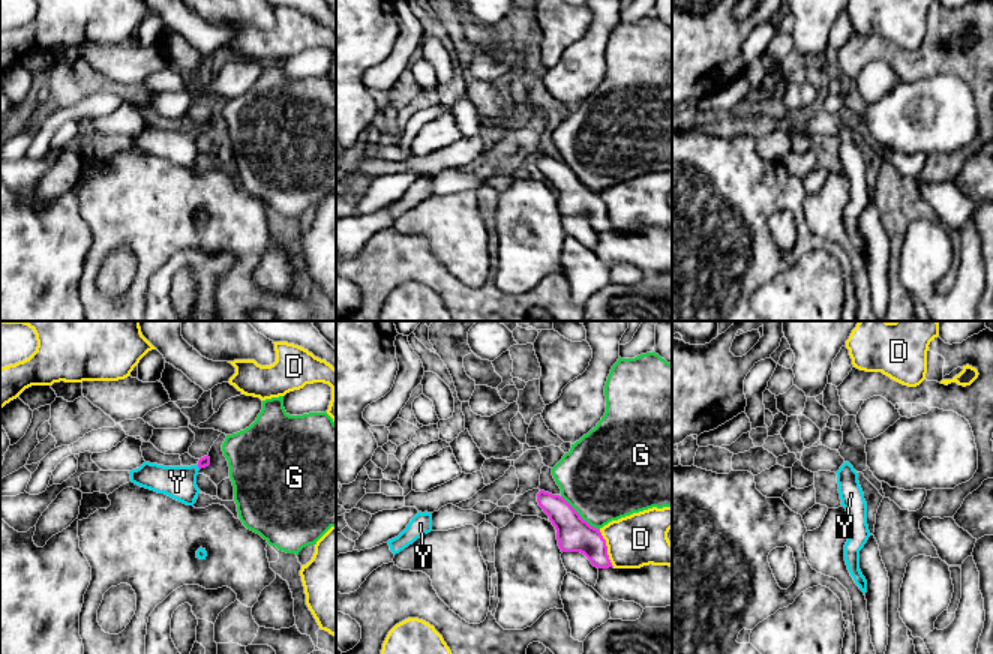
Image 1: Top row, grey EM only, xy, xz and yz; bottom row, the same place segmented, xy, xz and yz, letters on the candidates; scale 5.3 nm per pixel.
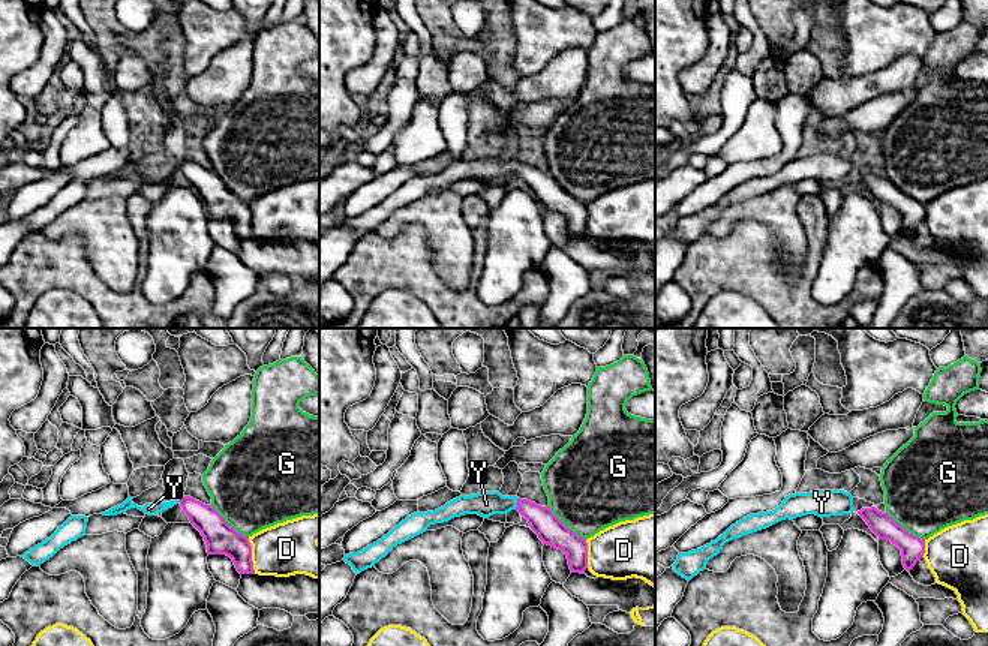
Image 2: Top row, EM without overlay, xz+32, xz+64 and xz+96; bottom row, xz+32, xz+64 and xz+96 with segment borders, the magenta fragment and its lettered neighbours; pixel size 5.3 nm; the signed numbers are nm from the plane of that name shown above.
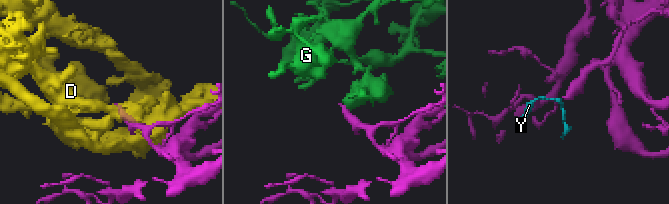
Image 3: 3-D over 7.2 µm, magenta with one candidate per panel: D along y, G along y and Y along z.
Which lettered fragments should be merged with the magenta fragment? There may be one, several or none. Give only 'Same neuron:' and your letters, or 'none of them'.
Same neuron: Y

